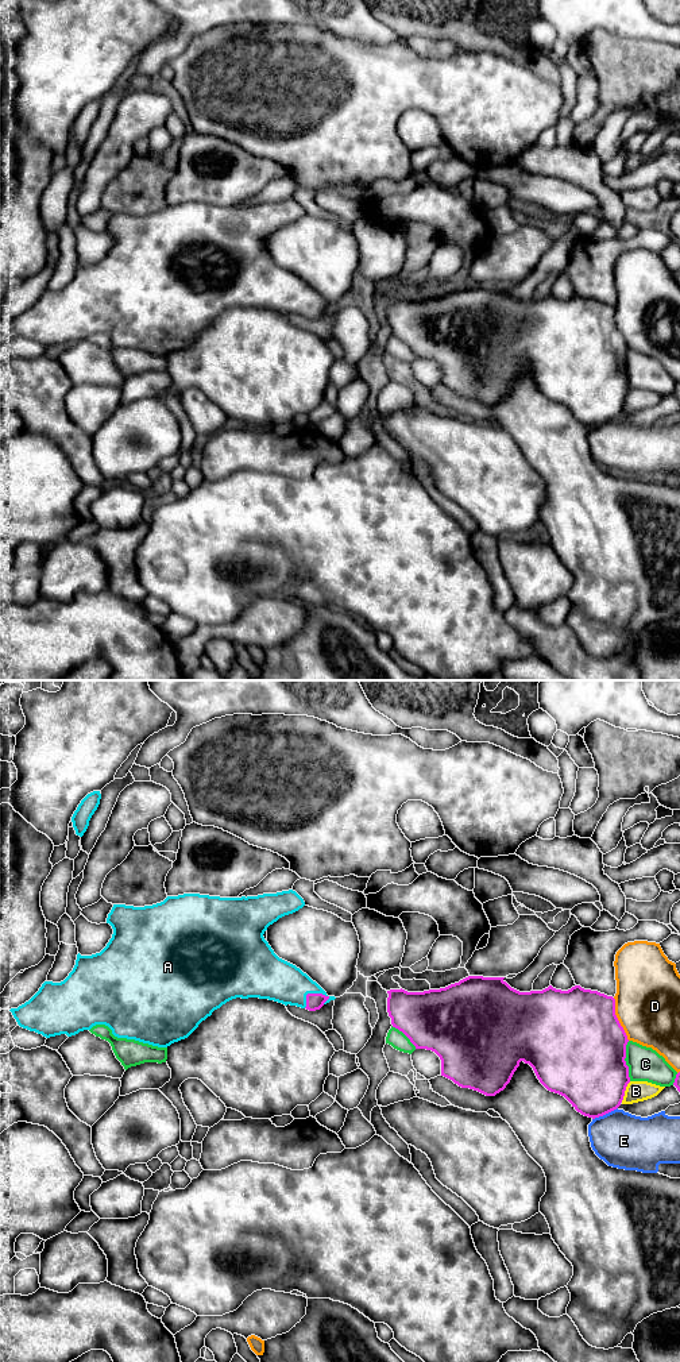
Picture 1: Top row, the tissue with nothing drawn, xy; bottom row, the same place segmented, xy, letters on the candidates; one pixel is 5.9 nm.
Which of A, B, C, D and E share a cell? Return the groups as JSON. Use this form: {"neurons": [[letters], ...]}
{"neurons": [["A"], ["B"], ["C"], ["D"], ["E"]]}

